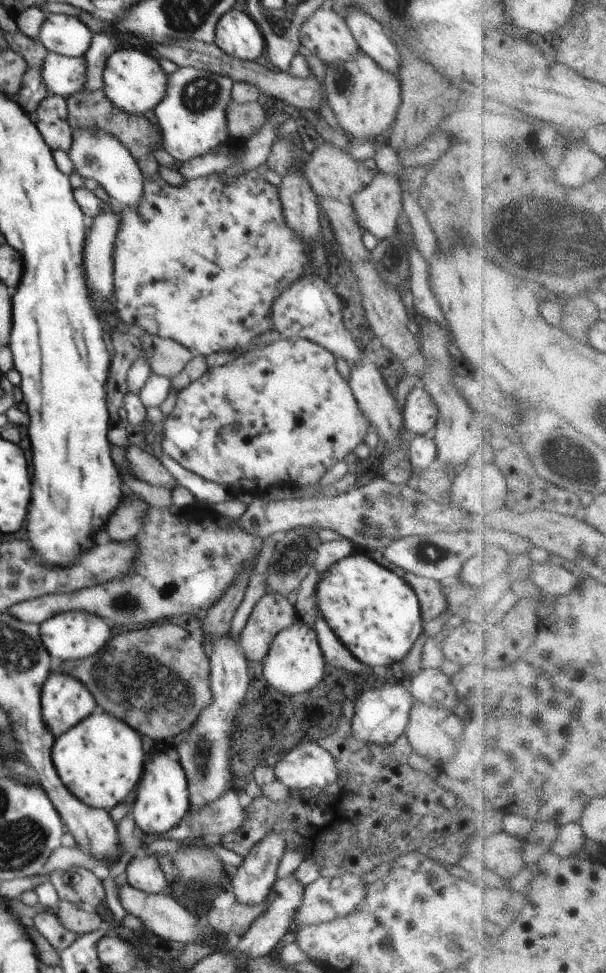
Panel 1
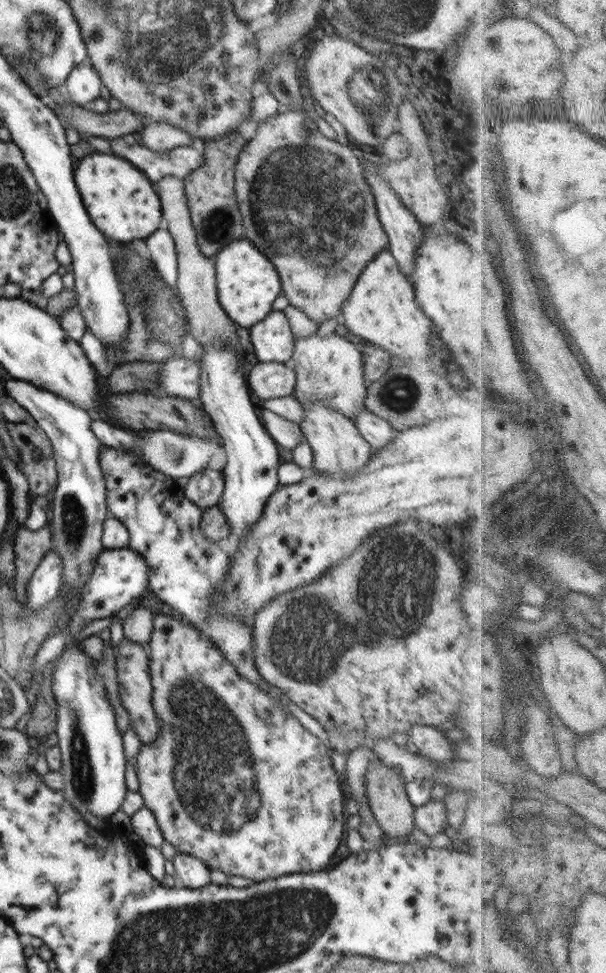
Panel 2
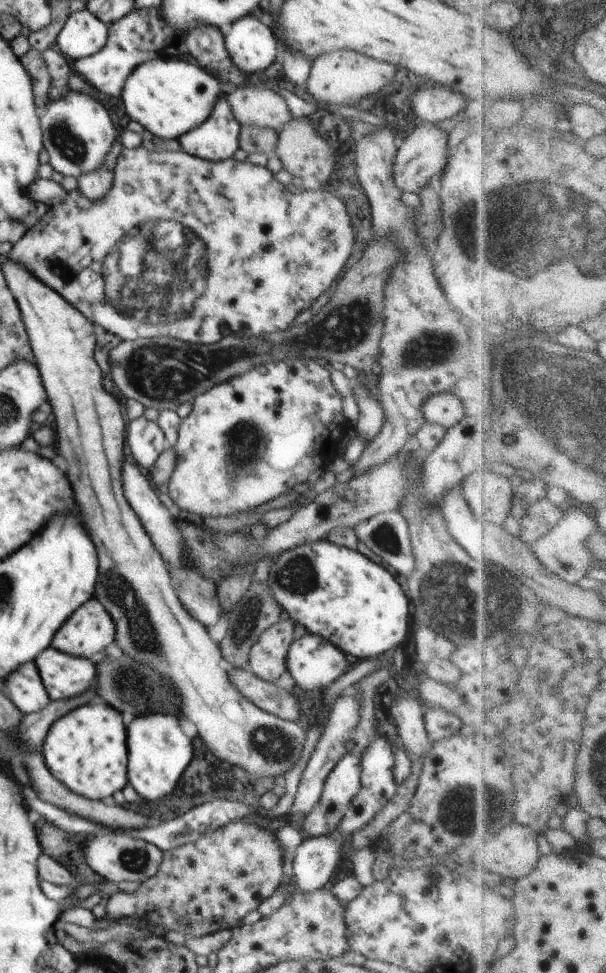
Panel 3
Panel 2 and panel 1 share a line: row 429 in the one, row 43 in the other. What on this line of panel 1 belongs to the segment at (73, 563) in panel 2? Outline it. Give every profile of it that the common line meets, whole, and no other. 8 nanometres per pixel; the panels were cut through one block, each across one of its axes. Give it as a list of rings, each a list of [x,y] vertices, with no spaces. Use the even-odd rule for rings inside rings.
[[[50,13],[46,16],[38,40],[49,52],[67,57],[85,56],[92,46],[93,32],[77,16]]]

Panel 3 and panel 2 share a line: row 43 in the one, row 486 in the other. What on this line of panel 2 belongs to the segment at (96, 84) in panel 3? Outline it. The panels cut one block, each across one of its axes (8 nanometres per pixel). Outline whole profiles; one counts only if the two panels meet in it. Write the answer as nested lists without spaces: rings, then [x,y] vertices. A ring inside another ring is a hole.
[[[103,447],[100,454],[100,467],[102,468],[104,479],[107,485],[107,504],[108,511],[114,518],[120,520],[129,533],[128,548],[136,551],[144,557],[148,564],[148,585],[149,589],[164,604],[174,608],[182,614],[185,623],[194,626],[202,631],[204,636],[212,640],[218,649],[226,655],[226,659],[238,669],[242,677],[264,689],[280,707],[288,711],[288,706],[284,706],[278,698],[272,696],[272,692],[266,686],[266,680],[260,676],[254,662],[254,644],[252,644],[252,626],[246,626],[238,618],[224,618],[220,612],[214,612],[213,594],[222,592],[219,586],[222,585],[230,558],[222,551],[216,541],[208,540],[200,529],[202,523],[203,510],[186,499],[185,490],[177,486],[177,482],[172,478],[158,473],[150,466],[136,458],[136,456],[122,453],[114,448]]]

